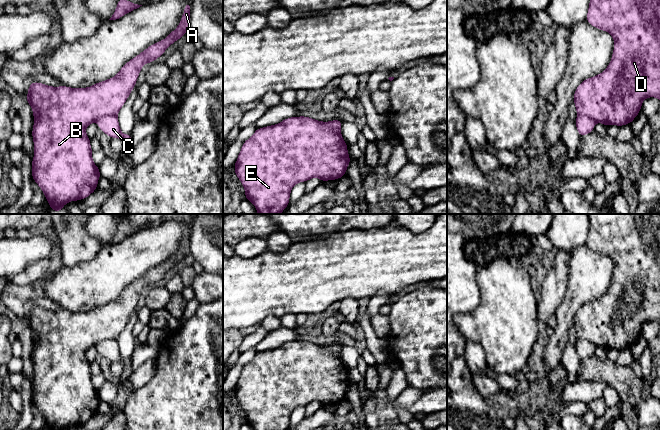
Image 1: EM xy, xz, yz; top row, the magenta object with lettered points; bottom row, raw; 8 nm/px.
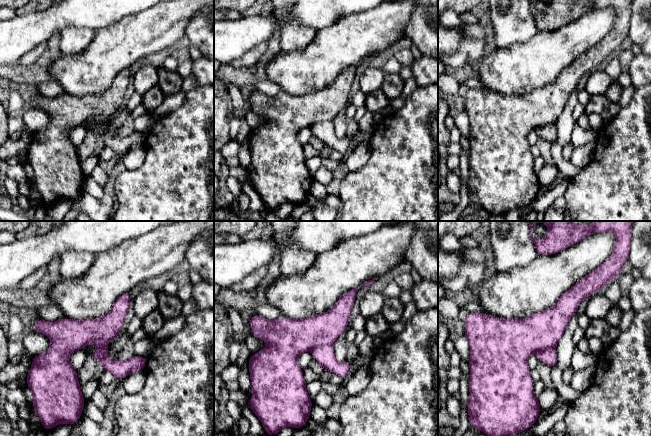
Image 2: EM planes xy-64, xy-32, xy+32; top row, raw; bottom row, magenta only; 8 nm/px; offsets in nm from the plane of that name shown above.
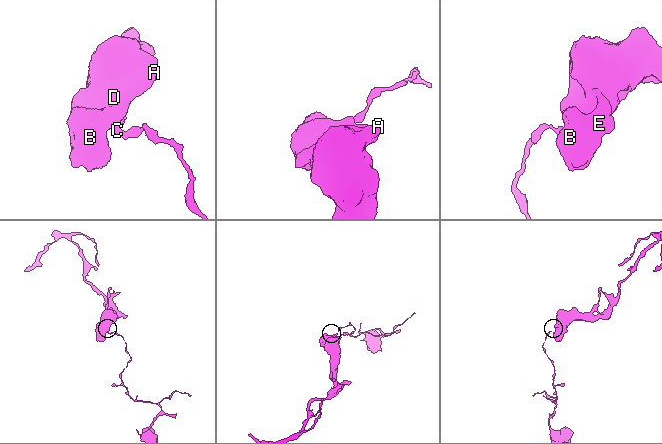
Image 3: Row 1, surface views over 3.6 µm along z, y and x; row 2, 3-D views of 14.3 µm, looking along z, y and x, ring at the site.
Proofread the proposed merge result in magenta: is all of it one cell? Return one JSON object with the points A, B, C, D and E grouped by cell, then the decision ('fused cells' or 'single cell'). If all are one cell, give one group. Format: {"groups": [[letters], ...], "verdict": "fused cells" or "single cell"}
{"groups": [["A", "B", "D", "E"], ["C"]], "verdict": "fused cells"}

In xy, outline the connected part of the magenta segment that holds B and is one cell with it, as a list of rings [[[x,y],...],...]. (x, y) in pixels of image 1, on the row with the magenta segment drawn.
[[[186,5],[181,22],[168,37],[150,45],[143,52],[128,61],[115,77],[98,82],[87,88],[67,86],[52,87],[40,82],[31,82],[27,89],[26,102],[30,104],[34,117],[32,137],[34,158],[32,179],[39,185],[54,212],[61,212],[70,201],[87,198],[97,189],[100,169],[92,159],[90,138],[85,129],[104,116],[116,116],[136,85],[141,68],[163,55],[165,50],[190,30],[190,6]]]

